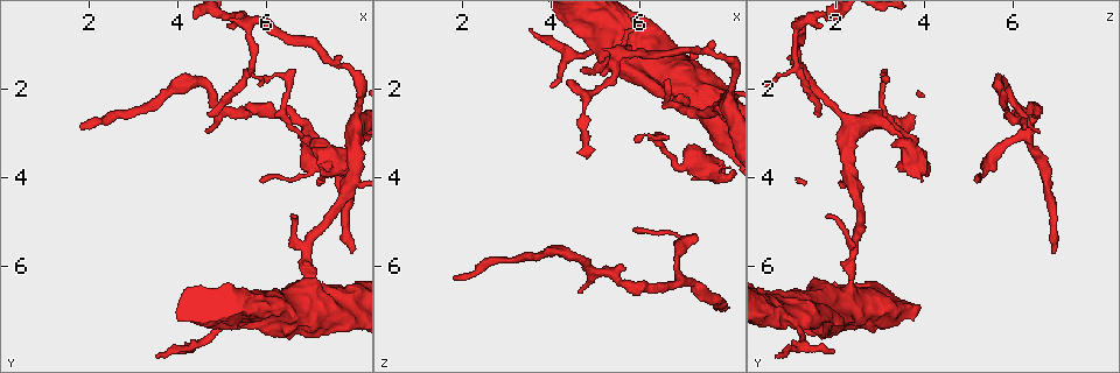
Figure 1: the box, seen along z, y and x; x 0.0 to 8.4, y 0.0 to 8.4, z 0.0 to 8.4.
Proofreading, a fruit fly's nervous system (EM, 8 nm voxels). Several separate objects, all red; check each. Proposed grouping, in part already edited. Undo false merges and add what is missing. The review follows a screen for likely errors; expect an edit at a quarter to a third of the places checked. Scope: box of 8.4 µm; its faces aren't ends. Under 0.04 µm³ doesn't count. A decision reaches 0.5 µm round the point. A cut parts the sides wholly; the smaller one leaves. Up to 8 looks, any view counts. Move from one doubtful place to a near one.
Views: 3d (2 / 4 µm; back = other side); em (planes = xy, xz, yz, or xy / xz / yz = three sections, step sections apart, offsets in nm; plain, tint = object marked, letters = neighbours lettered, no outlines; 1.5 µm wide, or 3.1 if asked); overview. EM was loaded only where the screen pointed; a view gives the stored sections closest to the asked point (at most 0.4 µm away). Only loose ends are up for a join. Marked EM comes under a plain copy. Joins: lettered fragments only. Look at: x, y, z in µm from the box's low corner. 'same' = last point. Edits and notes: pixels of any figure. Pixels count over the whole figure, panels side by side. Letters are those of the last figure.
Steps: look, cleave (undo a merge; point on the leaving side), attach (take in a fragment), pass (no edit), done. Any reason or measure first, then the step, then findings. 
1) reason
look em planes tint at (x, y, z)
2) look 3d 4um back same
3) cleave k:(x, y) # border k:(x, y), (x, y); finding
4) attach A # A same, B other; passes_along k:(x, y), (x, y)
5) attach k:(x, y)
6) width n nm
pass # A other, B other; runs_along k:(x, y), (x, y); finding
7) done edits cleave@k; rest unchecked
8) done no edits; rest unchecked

an open end
look em 3.1um planes letters at (7.95, 5.75, 6.85)

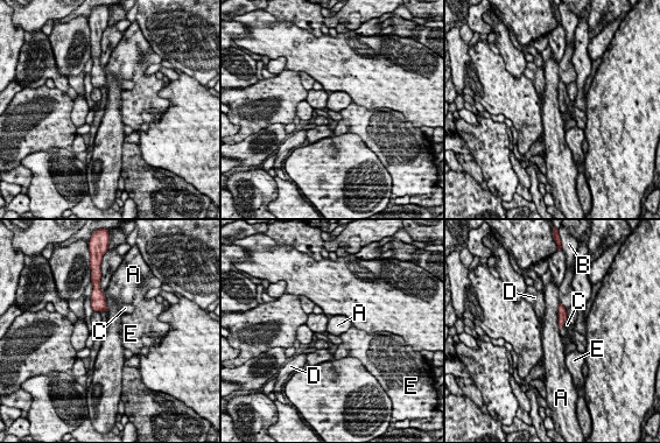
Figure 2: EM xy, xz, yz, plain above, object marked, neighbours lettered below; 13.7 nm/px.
pass # A other, B other, C other, D other, E other; border 2:(560, 303), (559, 329); no lettered fragment goes on from it

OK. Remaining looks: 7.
tapers out
look em planes letters at (4.70, 2.65, 1.60)

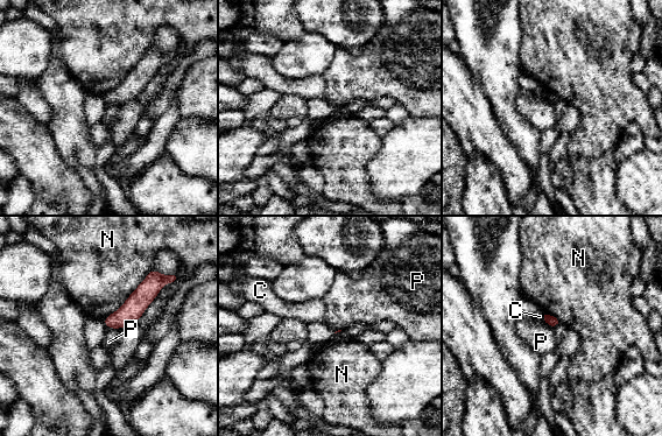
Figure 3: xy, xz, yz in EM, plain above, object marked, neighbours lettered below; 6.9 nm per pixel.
pass # C other, N other, P other; runs_along 3:(150, 278), (146, 293), (108, 324); no lettered fragment goes on from it

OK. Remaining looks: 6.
thin end
look 3d 2um back at (1.75, 2.90, 6.30)

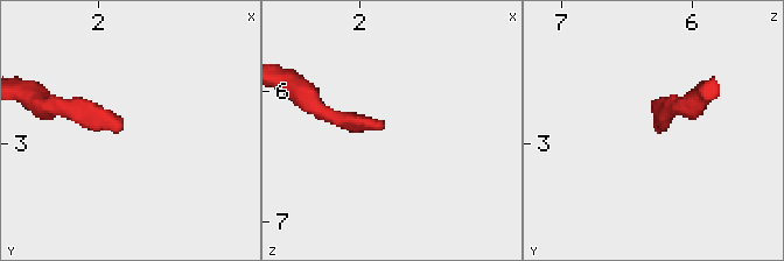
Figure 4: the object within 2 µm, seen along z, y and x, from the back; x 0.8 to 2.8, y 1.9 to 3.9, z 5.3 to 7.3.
look em planes letters at (1.80, 2.86, 6.28)

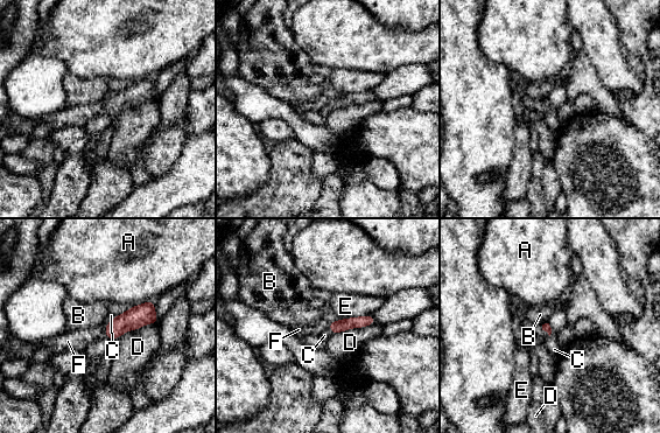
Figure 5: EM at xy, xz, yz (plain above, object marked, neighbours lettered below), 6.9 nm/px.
longest_contact D 320 nm
attach F # A other, B other, C other, D other, E other, F same; the neuron continues

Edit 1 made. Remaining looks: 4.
done edits attach@5; rest unchecked

